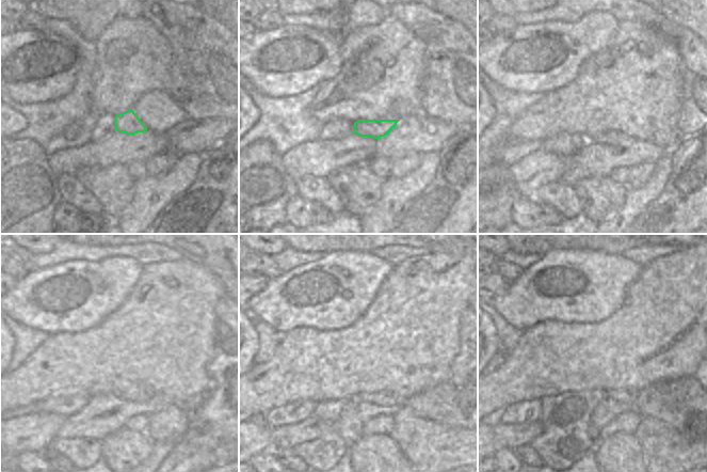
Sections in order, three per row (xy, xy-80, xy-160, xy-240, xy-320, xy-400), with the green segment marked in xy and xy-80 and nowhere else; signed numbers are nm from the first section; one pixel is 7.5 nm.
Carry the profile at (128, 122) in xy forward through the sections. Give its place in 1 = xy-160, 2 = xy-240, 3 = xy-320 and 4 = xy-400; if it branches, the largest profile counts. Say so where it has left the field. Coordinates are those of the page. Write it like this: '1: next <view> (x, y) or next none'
1: next xy-160 (612, 137)
2: next xy-240 (131, 391)
3: next xy-320 (382, 397)
4: next xy-400 (627, 396)

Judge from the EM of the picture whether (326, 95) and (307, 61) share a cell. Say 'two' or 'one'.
two

